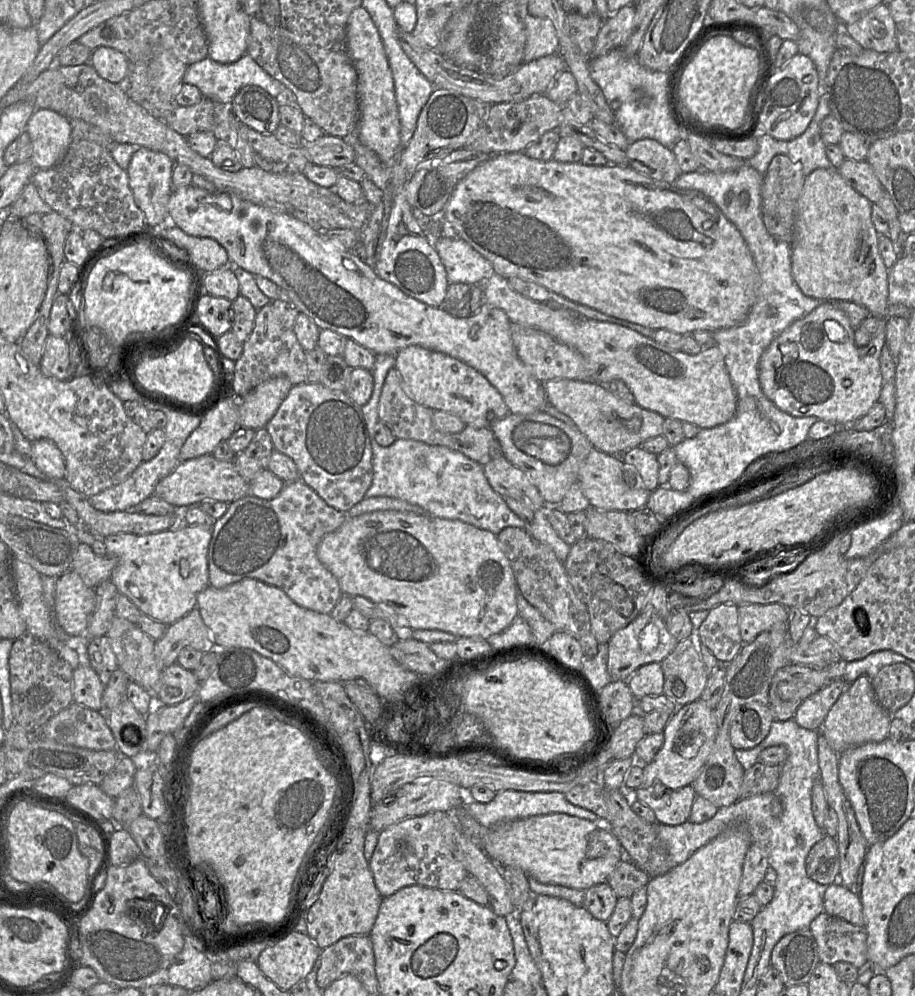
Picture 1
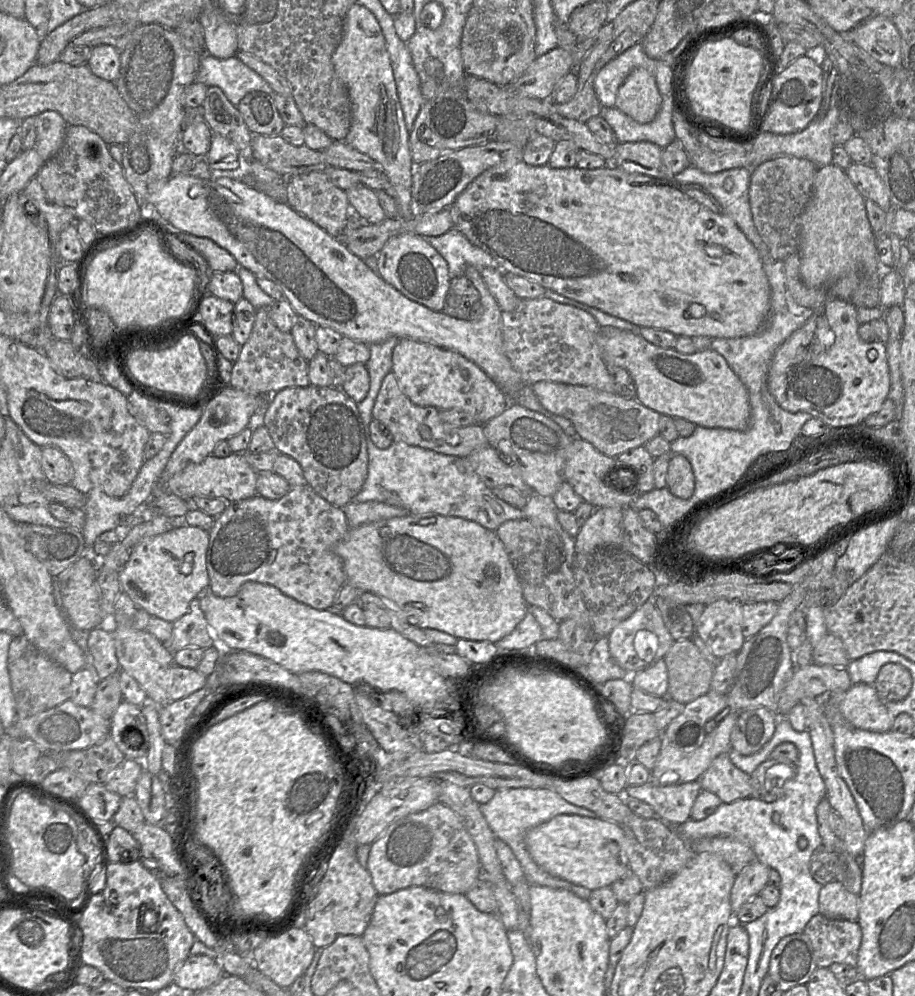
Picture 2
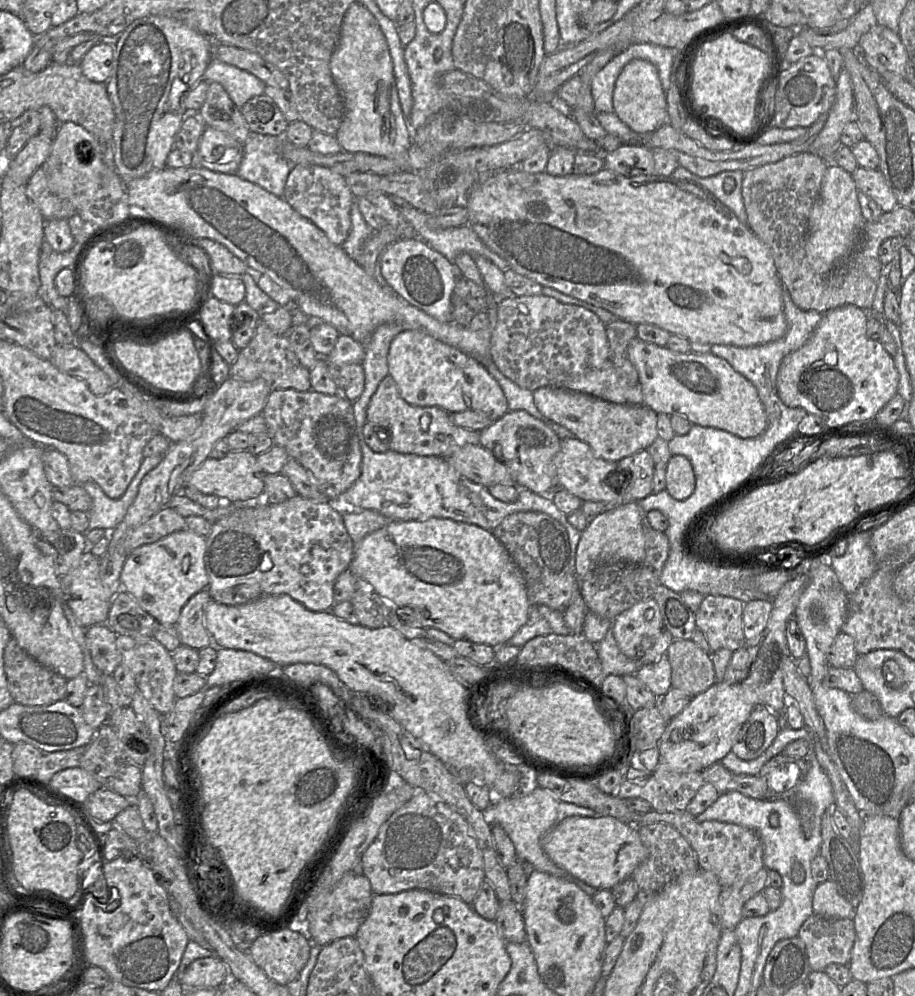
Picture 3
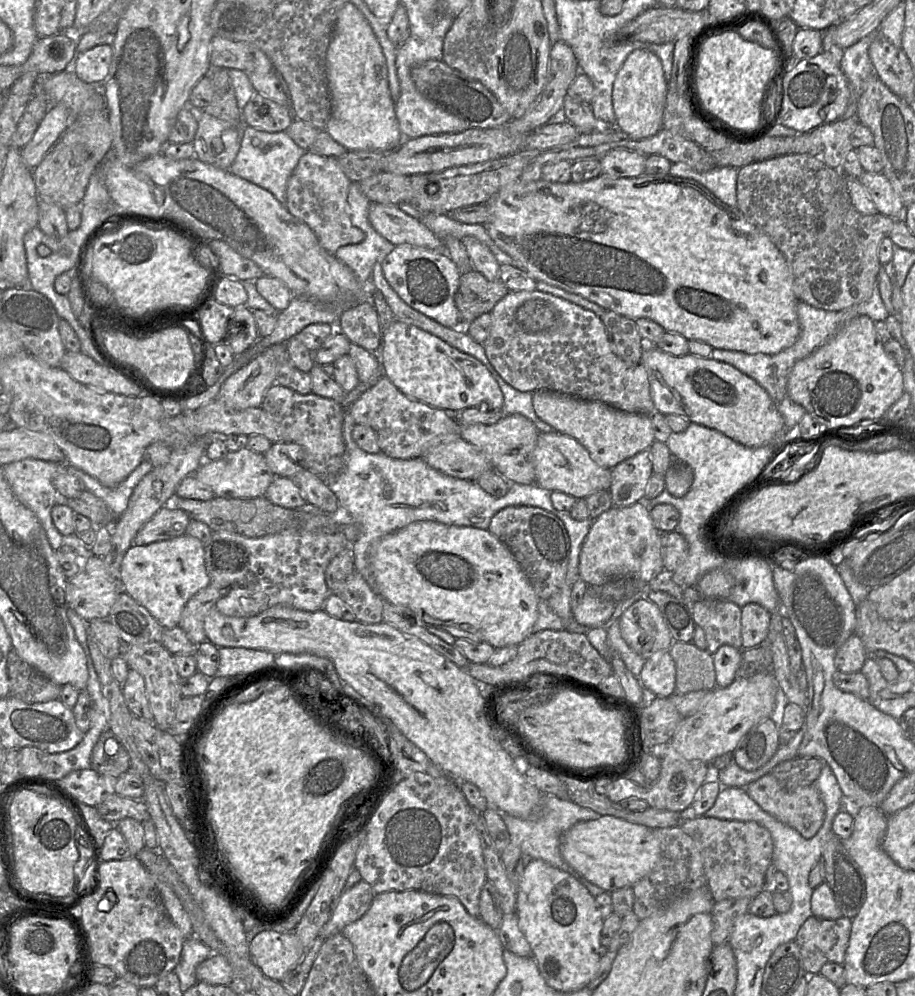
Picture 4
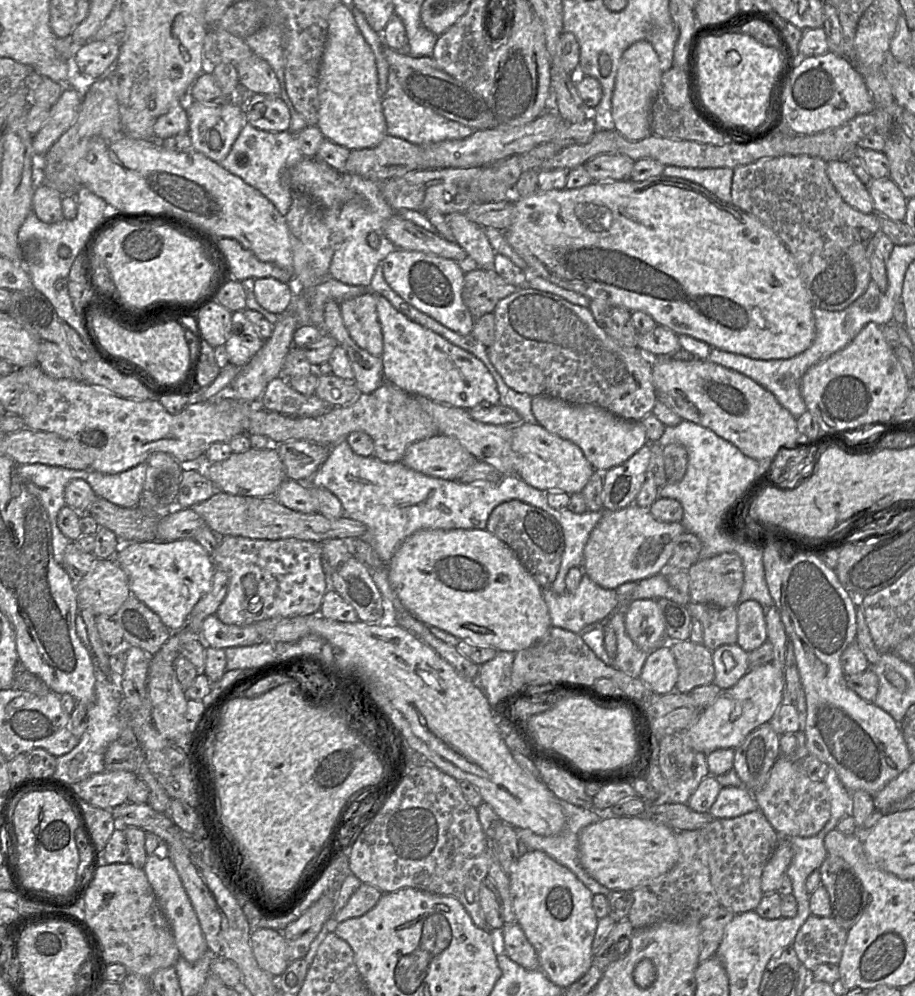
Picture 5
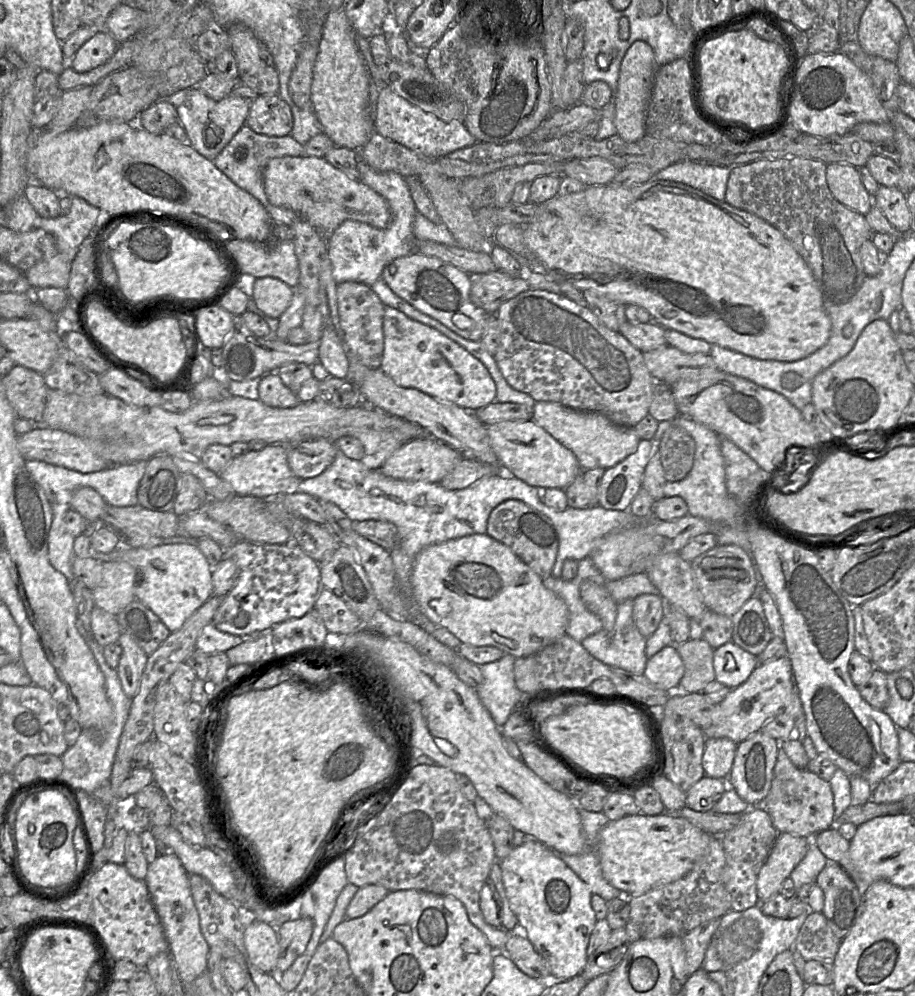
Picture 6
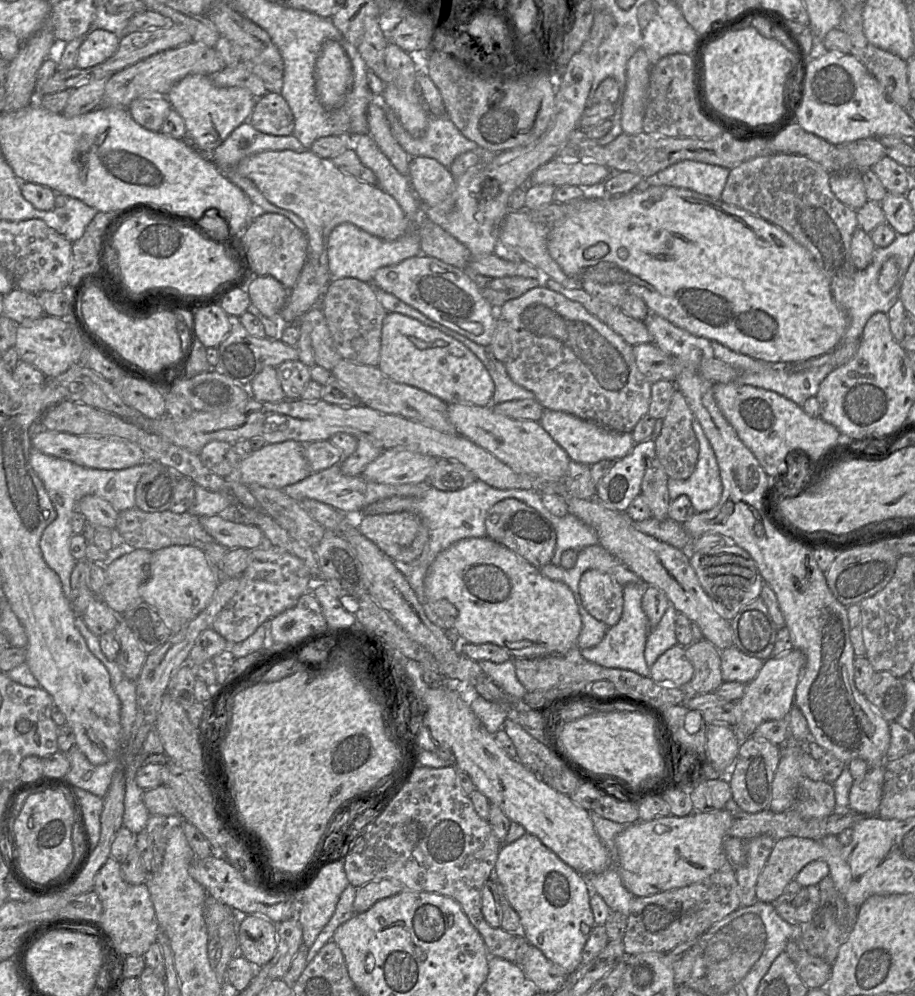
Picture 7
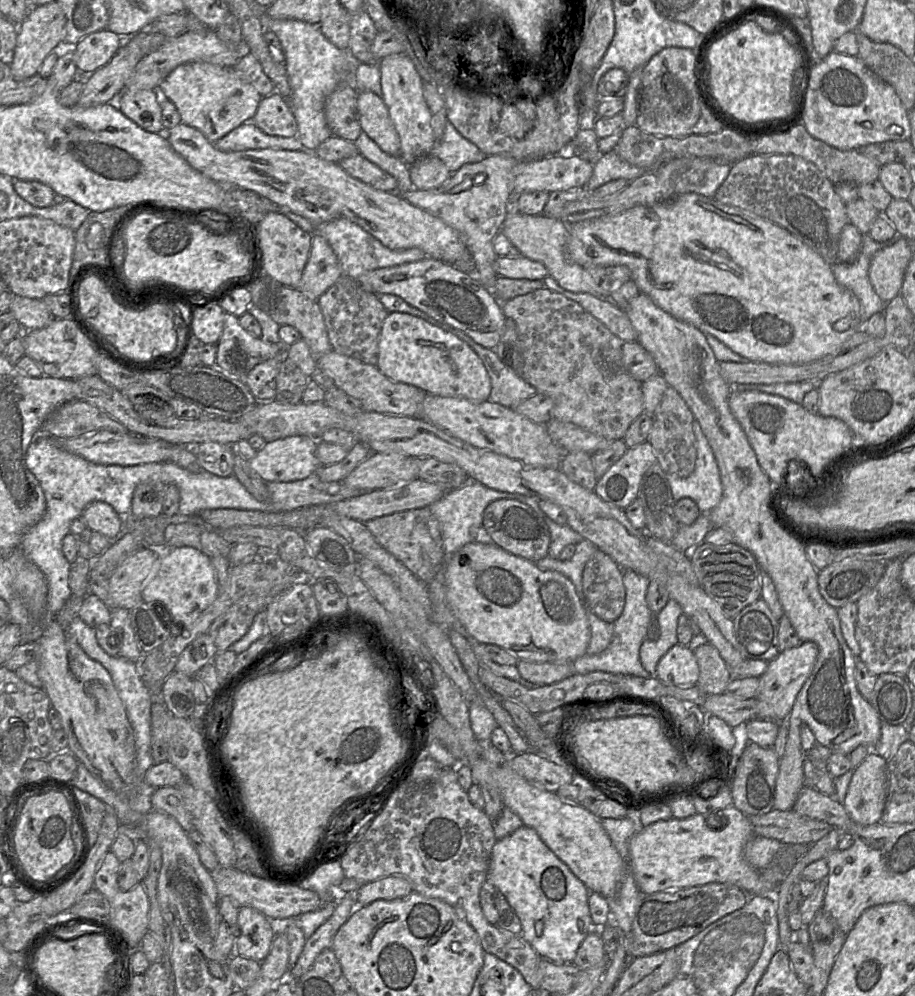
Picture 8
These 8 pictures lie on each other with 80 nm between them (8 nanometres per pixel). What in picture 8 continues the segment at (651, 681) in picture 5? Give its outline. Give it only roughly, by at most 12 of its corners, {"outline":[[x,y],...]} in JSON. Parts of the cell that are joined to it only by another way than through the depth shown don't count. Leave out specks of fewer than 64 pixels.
{"outline":[[676,644],[659,660],[655,677],[690,688],[699,673],[694,652]]}

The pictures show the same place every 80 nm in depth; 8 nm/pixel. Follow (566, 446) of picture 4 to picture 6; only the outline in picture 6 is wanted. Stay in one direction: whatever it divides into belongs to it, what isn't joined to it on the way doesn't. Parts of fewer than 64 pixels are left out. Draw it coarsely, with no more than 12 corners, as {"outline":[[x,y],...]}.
{"outline":[[531,419],[486,426],[501,471],[565,490],[583,471]]}

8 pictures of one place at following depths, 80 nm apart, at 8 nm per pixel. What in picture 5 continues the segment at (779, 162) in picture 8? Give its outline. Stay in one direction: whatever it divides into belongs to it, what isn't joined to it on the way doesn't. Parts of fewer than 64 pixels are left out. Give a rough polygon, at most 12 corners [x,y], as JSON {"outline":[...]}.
{"outline":[[810,155],[734,169],[731,202],[796,260],[813,307],[867,289],[884,234]]}

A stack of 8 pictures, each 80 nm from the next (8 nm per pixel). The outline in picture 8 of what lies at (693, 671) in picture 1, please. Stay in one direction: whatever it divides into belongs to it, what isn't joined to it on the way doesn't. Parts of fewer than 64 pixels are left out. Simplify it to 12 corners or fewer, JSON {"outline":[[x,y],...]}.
{"outline":[[706,643],[693,652],[696,686],[707,695],[725,693],[731,670]]}

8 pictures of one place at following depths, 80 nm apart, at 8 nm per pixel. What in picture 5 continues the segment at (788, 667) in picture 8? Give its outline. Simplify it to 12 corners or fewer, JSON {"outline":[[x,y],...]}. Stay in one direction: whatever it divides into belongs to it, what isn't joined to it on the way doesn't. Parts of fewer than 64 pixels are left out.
{"outline":[[767,663],[722,689],[685,731],[705,755],[736,749],[783,703]]}

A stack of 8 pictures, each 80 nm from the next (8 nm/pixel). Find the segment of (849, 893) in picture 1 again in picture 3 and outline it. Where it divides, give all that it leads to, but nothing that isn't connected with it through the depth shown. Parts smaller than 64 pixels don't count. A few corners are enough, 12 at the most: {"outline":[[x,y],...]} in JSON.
{"outline":[[828,880],[818,884],[813,912],[853,919],[856,908]]}

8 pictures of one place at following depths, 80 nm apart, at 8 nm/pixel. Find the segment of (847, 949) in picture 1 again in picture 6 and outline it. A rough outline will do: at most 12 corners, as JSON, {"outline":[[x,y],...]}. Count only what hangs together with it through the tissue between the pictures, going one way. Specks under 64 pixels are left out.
{"outline":[[809,912],[793,948],[805,961],[833,962],[842,940]]}

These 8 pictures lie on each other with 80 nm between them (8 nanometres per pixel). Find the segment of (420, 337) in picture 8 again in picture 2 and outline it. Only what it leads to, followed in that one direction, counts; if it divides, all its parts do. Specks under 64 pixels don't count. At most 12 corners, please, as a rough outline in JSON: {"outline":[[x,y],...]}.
{"outline":[[397,341],[392,370],[418,406],[484,425],[509,399],[456,351]]}

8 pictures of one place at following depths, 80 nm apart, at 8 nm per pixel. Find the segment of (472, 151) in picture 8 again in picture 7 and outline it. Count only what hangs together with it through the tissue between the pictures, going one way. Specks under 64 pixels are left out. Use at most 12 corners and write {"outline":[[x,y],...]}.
{"outline":[[381,100],[392,136],[411,157],[449,168],[478,147],[448,117],[428,115],[413,137]]}

